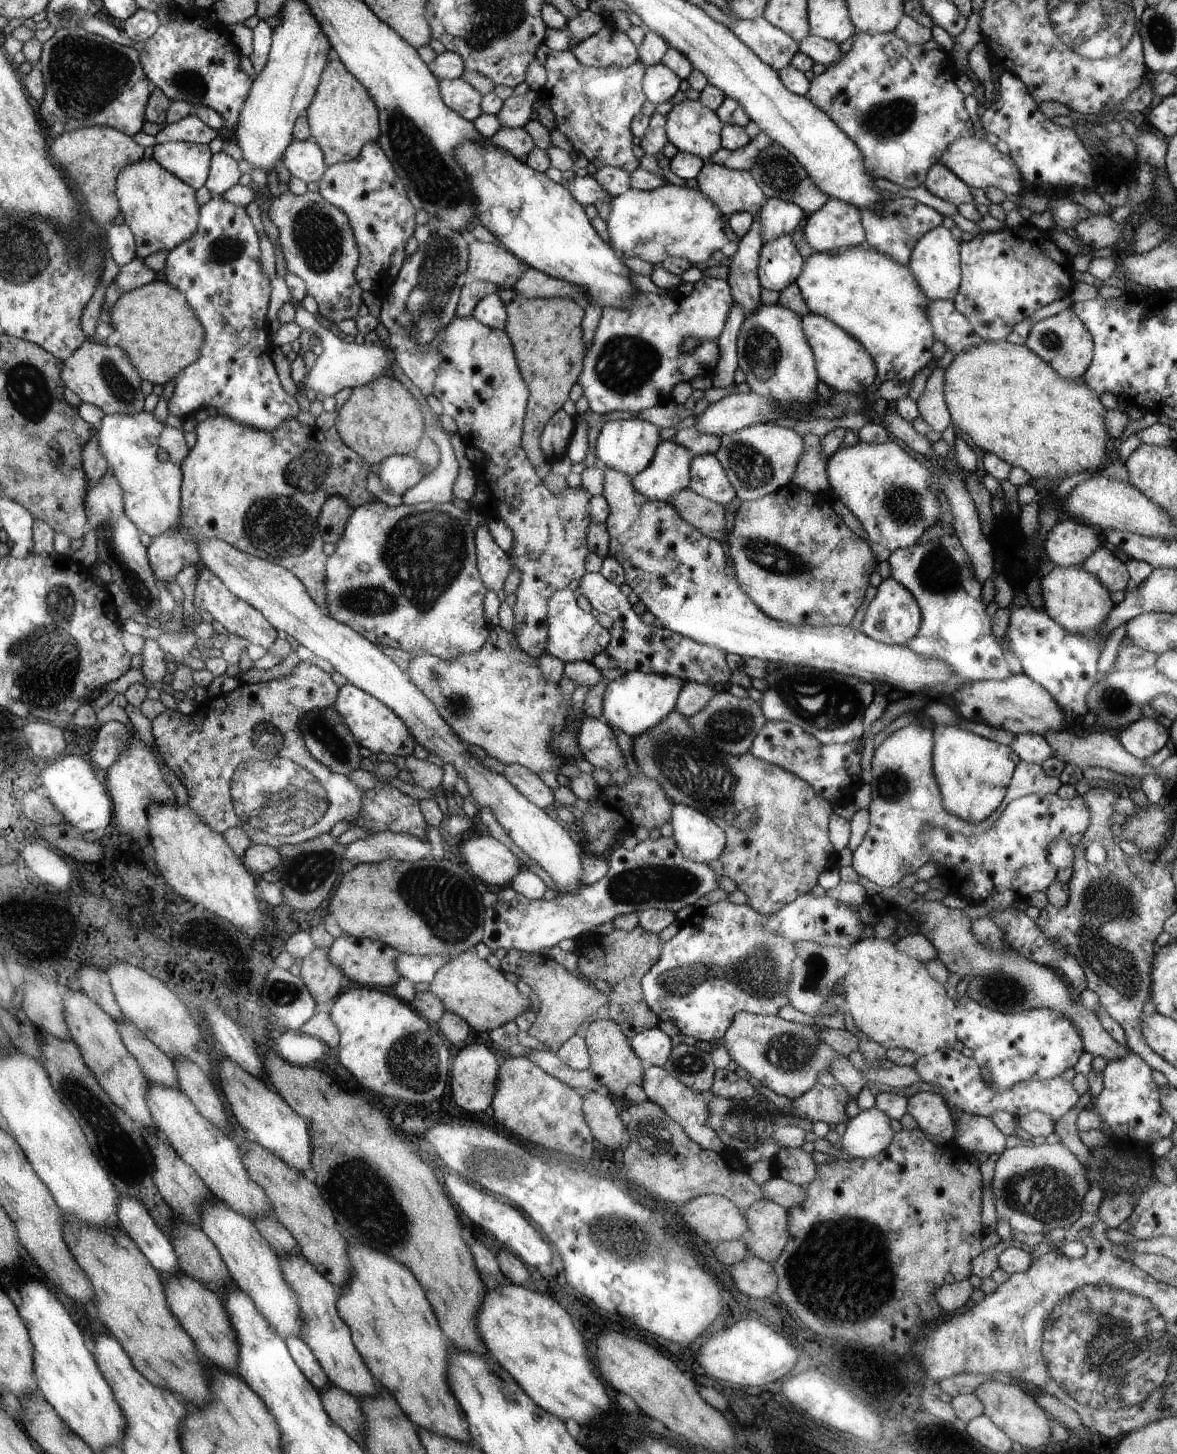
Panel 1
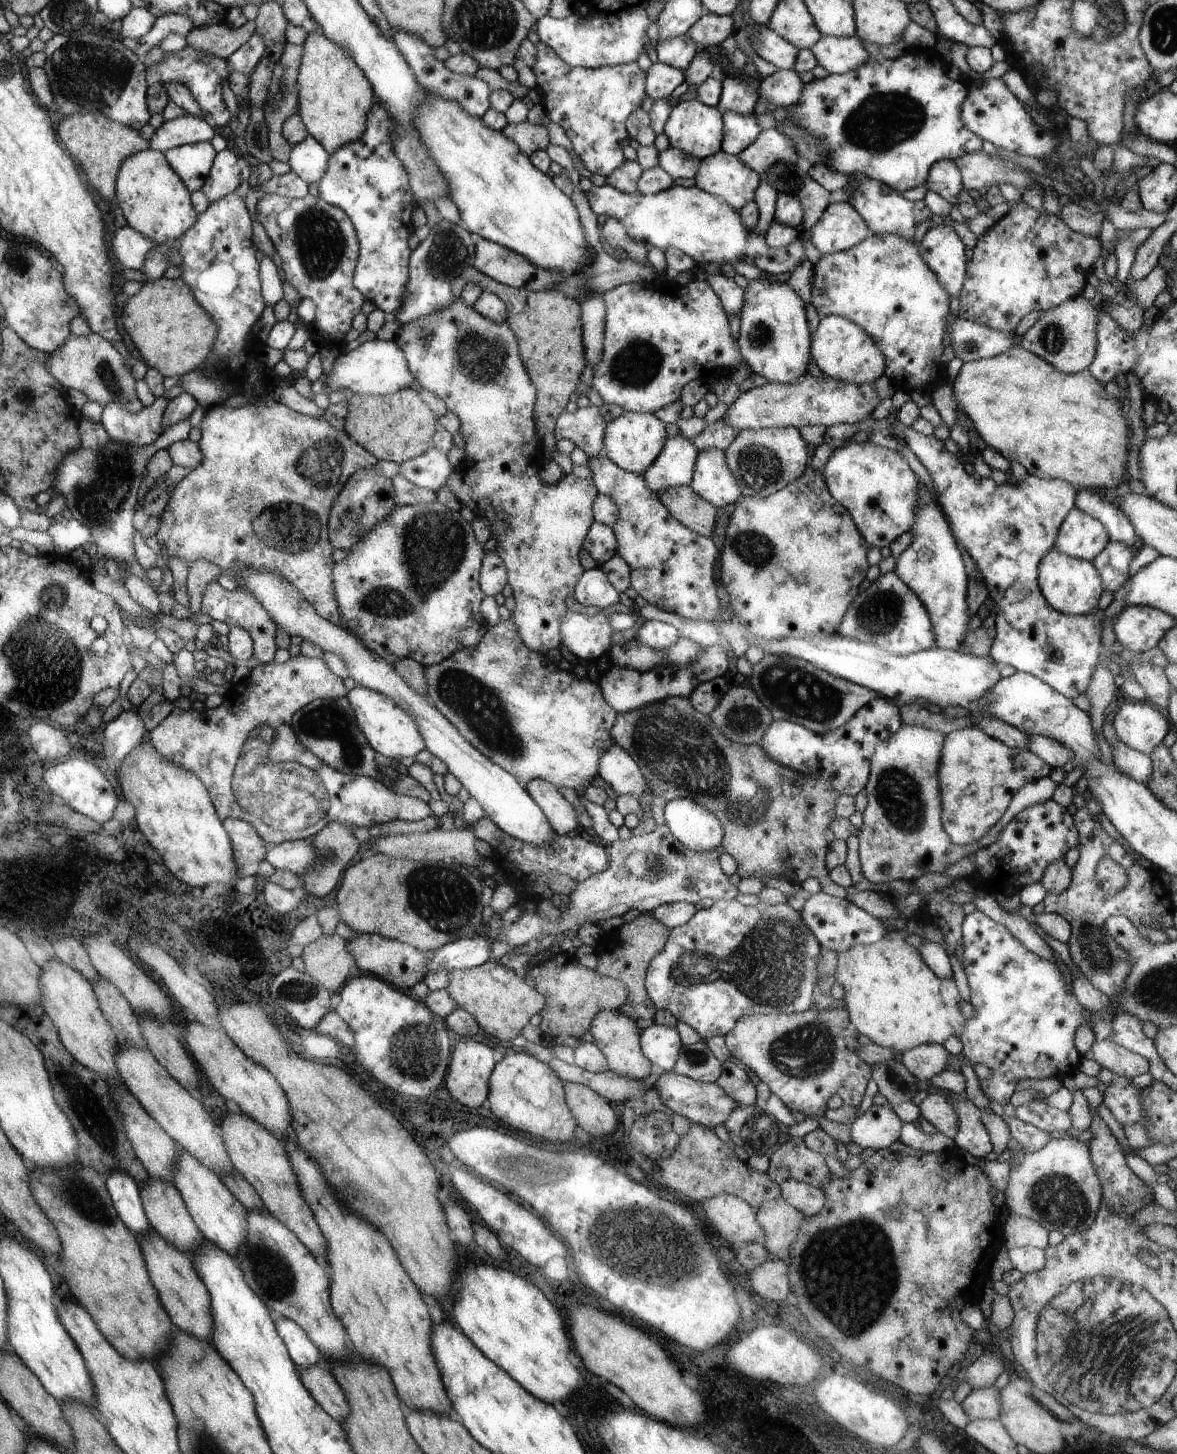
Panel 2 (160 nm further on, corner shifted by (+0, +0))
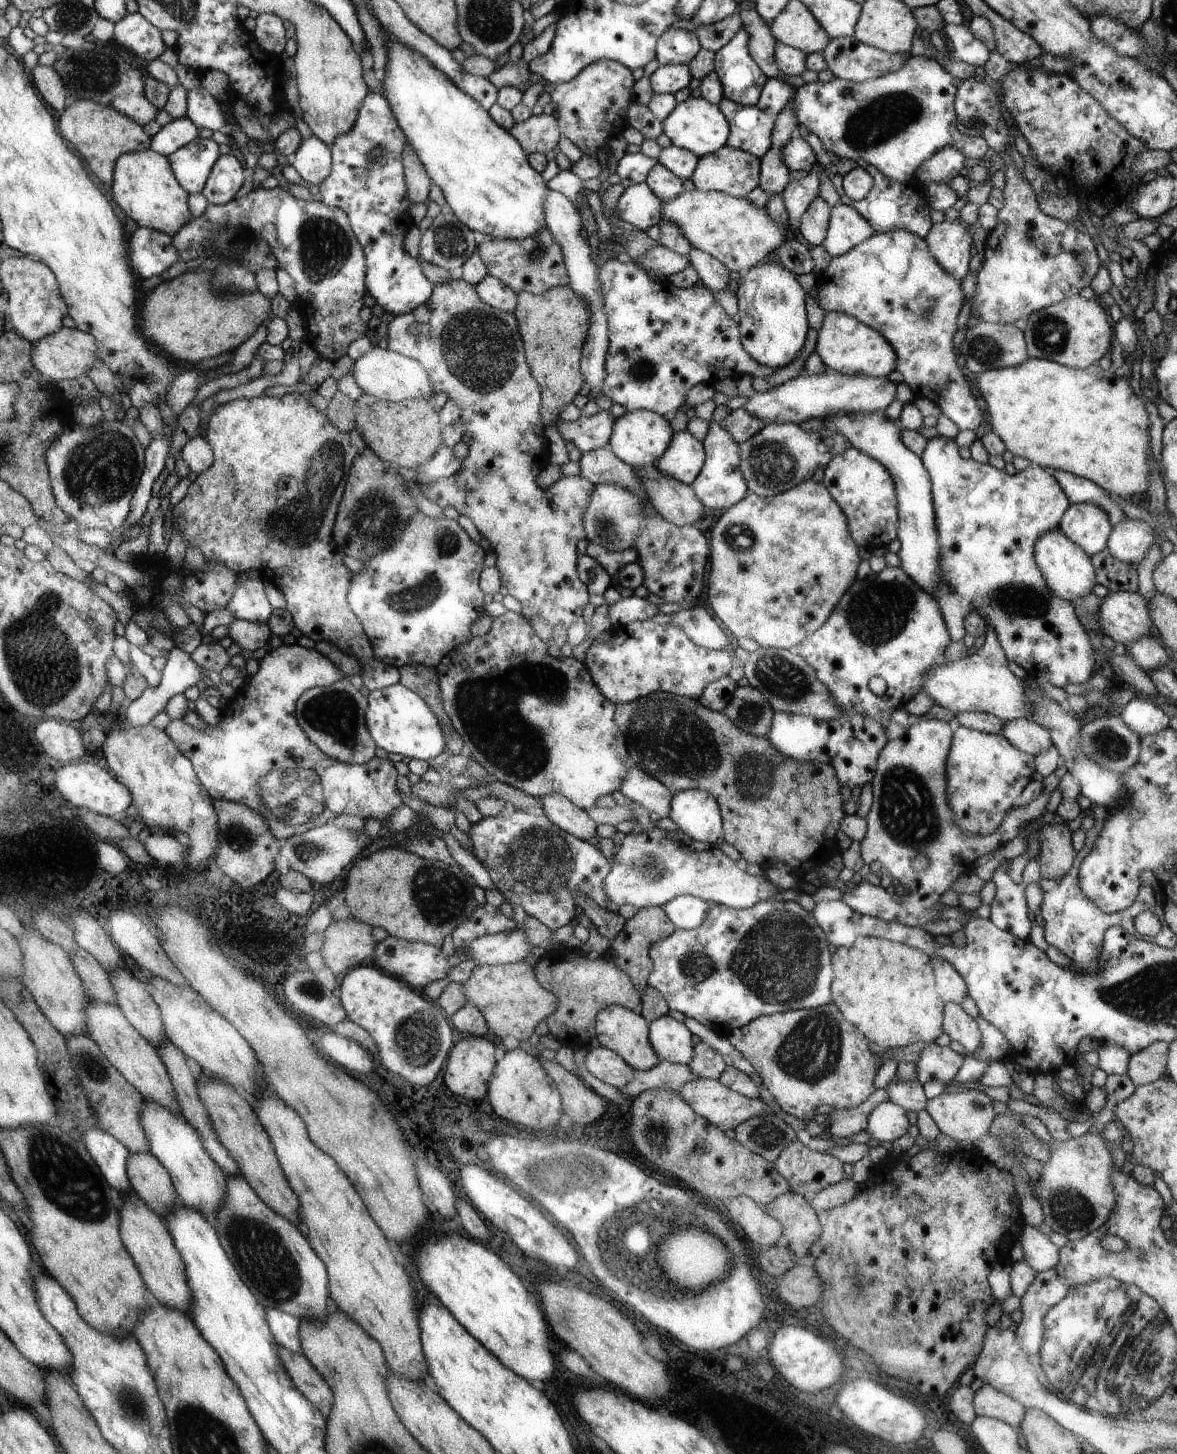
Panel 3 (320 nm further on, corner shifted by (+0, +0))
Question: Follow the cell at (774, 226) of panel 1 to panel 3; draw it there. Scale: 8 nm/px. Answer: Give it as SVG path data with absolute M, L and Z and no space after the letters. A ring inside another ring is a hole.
M817 169L806 174L804 178L798 181L790 180L784 188L782 200L789 216L790 226L798 228L802 216L808 210L808 206L820 195L820 176Z

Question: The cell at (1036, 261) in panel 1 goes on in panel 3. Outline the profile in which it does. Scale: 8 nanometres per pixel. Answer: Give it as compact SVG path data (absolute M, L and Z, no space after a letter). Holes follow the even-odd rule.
M1007 159L1004 172L1004 202L997 215L998 224L989 232L985 243L984 258L978 270L970 311L971 315L981 322L1010 325L1066 298L1078 296L1082 289L1090 287L1102 263L1089 234L1082 234L1073 225L1050 218L1040 210L1037 195L1025 179L1023 171L1018 170L1015 164Z

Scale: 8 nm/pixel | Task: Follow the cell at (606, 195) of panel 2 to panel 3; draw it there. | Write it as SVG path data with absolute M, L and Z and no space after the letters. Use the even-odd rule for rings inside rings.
M645 183L626 187L620 196L617 212L620 220L632 224L640 231L647 231L660 223L663 202Z

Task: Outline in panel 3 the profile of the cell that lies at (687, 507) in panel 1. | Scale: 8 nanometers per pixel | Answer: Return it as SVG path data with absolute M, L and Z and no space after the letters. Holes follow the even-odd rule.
M655 466L636 471L656 510L675 526L693 525L703 517L704 504L692 486L662 474Z

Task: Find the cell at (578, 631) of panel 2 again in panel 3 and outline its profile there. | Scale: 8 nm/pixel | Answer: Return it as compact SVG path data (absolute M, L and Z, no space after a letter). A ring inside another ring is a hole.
M621 598L608 605L608 618L612 626L626 625L635 621L647 621L658 613L658 608L646 598Z

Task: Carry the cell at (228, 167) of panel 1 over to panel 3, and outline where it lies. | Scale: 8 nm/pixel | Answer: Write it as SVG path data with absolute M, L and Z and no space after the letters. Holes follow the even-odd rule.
M226 154L216 162L201 194L209 205L224 205L234 200L244 180L244 166L234 156Z

